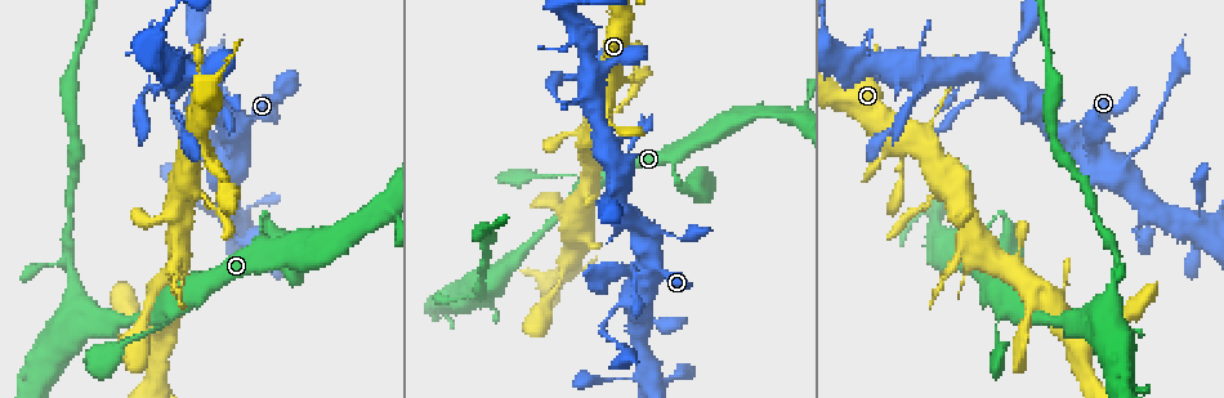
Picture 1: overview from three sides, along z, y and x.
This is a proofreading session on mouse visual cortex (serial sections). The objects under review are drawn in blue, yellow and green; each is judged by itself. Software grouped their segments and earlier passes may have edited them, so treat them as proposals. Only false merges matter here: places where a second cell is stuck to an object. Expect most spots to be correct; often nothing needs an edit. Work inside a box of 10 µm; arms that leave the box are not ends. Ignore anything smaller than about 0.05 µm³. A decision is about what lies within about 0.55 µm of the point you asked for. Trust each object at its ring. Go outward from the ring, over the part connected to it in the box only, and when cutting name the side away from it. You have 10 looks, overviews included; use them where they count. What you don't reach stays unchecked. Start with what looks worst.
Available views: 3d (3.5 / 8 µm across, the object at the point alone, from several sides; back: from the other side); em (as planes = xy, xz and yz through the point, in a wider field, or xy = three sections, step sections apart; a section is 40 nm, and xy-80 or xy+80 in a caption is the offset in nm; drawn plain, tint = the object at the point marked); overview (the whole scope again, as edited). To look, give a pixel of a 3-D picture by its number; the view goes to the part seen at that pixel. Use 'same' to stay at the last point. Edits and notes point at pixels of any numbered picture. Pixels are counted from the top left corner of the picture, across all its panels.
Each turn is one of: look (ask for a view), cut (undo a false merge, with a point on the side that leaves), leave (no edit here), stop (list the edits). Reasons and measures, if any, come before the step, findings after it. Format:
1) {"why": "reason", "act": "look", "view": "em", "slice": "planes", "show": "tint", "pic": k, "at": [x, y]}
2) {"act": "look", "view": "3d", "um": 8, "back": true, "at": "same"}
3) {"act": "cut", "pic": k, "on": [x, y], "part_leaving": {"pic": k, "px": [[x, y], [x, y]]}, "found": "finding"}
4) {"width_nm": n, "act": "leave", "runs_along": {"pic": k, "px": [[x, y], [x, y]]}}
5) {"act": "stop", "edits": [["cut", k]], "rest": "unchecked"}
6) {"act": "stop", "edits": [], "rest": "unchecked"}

{"why": "sudden change in width", "act": "look", "view": "3d", "um": 3.5, "pic": 1, "at": [626, 300]}

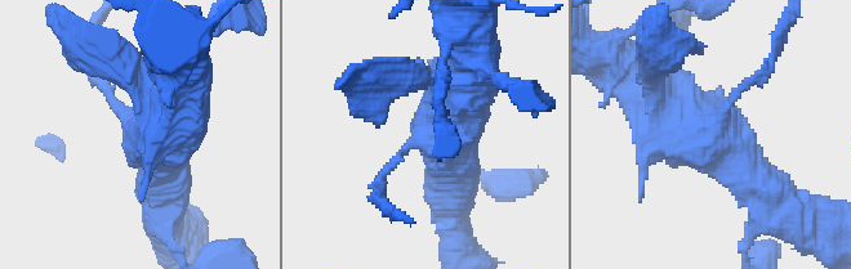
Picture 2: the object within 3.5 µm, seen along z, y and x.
{"why": "need the tissue", "act": "look", "view": "em", "slice": "xy", "step": 3, "show": "tint", "pic": 2, "at": [424, 135]}

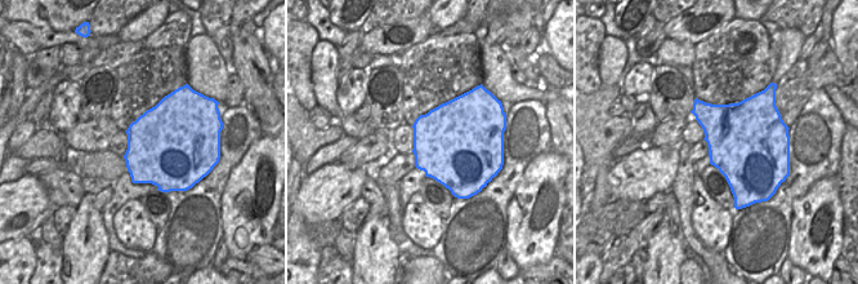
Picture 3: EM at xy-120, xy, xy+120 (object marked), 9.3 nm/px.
{"act": "leave", "runs_along": {"pic": 2, "px": [[650, 88], [775, 198]]}, "found": "one cell here"}

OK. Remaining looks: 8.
{"why": "two arms in line, one across", "act": "look", "view": "3d", "um": 3.5, "back": true, "pic": 1, "at": [1005, 306]}

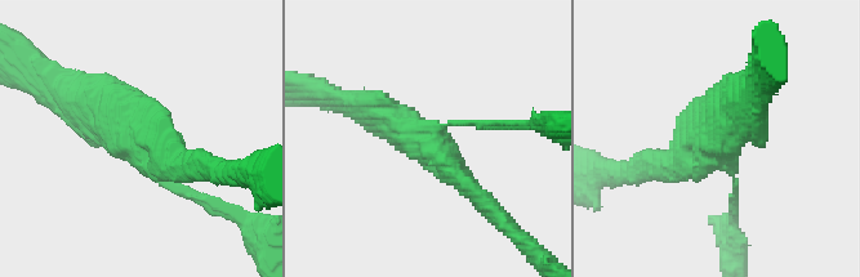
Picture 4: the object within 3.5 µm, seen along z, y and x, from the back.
{"arms": 3, "arm_widths_nm": [100, 250, 450], "why": "now the EM", "act": "look", "view": "em", "slice": "xy", "step": 2, "show": "tint", "pic": 4, "at": [712, 141]}

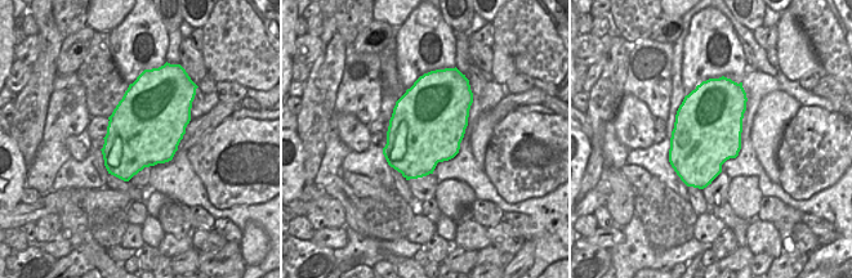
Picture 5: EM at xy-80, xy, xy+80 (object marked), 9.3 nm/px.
{"act": "leave", "runs_along": {"pic": 4, "px": [[365, 108], [428, 144], [484, 201]]}, "found": "one cell here"}

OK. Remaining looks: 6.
{"why": "abrupt turn", "act": "look", "view": "3d", "um": 8, "pic": 1, "at": [91, 321]}

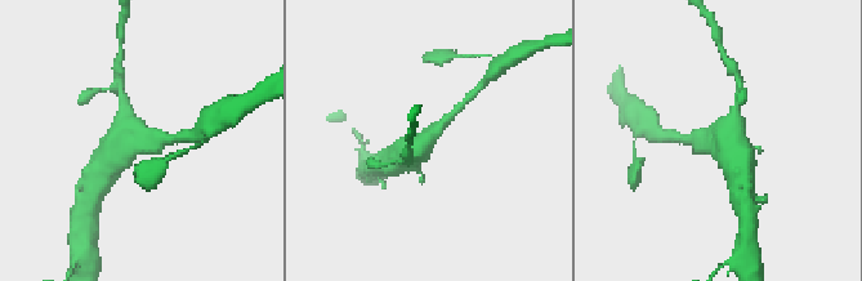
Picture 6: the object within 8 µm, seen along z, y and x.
{"why": "zoom in", "act": "look", "view": "3d", "um": 3.5, "back": true, "at": "same"}

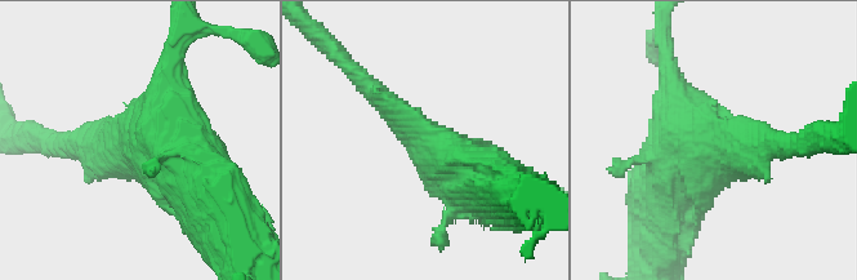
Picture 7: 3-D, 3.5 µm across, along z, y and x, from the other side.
{"act": "look", "view": "em", "slice": "xy", "step": 1, "show": "tint", "pic": 7, "at": [711, 146]}

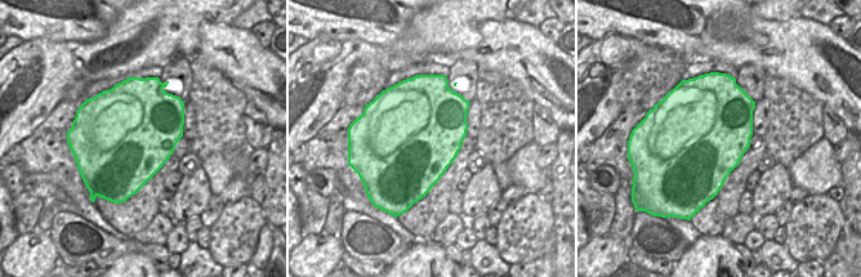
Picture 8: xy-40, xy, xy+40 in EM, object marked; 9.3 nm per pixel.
{"act": "leave", "runs_along": {"pic": 7, "px": [[389, 106], [445, 163], [504, 192]]}, "found": "one cell here"}

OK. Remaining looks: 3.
{"act": "look", "view": "3d", "um": 3.5, "pic": 1, "at": [605, 145]}

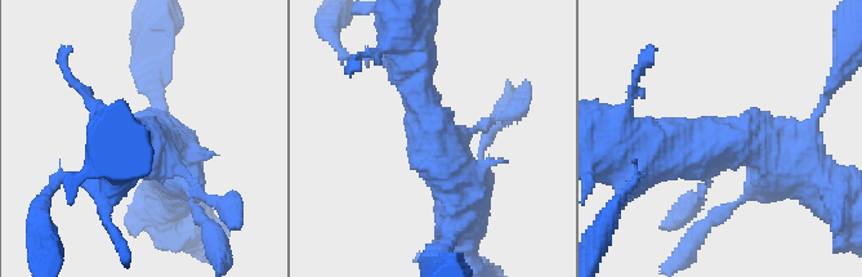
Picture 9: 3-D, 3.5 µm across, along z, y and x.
{"why": "need the tissue", "act": "look", "view": "em", "slice": "planes", "show": "plain", "pic": 9, "at": [720, 141]}

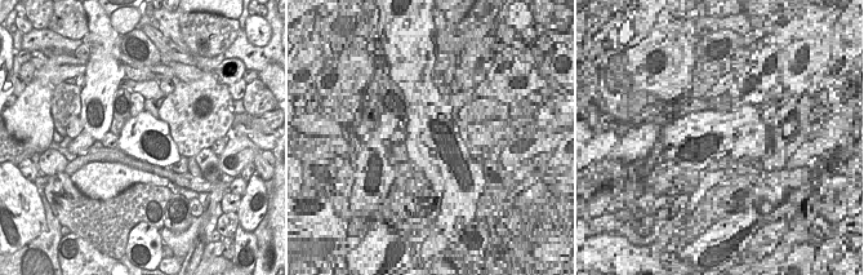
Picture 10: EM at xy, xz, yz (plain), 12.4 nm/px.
{"why": "where the object lies", "act": "look", "view": "em", "slice": "planes", "show": "tint", "at": "same"}

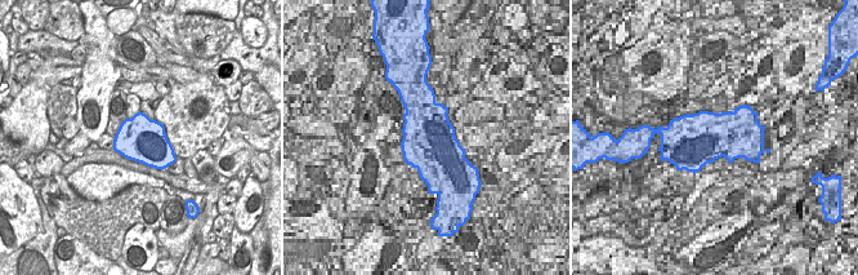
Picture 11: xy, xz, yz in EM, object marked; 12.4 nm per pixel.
{"act": "leave", "runs_along": {"pic": 9, "px": [[461, 211], [410, 66]]}, "found": "one cell here"}

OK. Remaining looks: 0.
{"act": "stop", "edits": [], "rest": "unchecked"}

